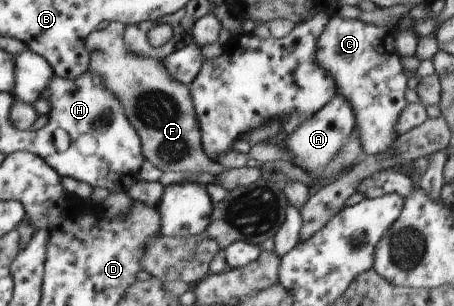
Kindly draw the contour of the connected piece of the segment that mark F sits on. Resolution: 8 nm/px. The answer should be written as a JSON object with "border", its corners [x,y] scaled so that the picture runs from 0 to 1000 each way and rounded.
{"border":[[[242,69],[236,78],[231,95],[214,95],[192,118],[194,225],[205,245],[218,245],[231,284],[267,330],[275,376],[306,438],[322,526],[359,562],[487,572],[502,549],[465,526],[443,480],[443,431],[425,356],[419,281],[399,278],[368,245],[368,225],[350,193],[319,186],[300,167],[289,173],[269,131],[269,101],[278,88],[271,72]]]}

